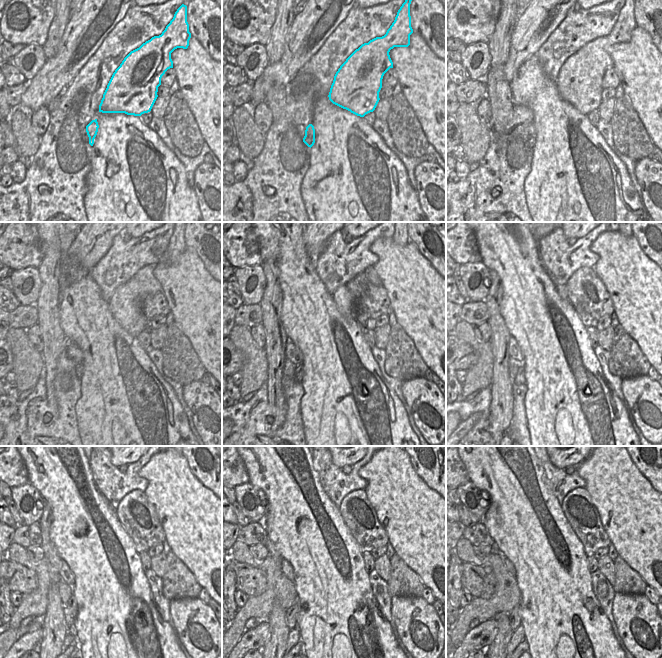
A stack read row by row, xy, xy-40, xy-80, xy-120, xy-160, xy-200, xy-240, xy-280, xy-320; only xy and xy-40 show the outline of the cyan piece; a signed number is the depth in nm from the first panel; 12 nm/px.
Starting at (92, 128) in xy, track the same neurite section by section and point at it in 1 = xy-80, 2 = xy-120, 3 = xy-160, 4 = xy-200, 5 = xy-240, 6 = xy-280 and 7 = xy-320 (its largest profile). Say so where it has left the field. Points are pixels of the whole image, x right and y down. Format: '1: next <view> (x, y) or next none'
1: next xy-80 (530, 132)
2: next xy-120 (74, 353)
3: next xy-160 (293, 353)
4: next xy-200 (515, 352)
5: next xy-240 (66, 574)
6: next xy-280 (287, 569)
7: next xy-320 (508, 564)

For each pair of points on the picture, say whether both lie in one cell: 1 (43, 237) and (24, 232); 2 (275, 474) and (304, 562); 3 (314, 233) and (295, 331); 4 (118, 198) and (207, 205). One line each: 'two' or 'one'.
1: two
2: one
3: two
4: two

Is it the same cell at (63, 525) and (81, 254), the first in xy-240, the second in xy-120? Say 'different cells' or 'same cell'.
different cells

